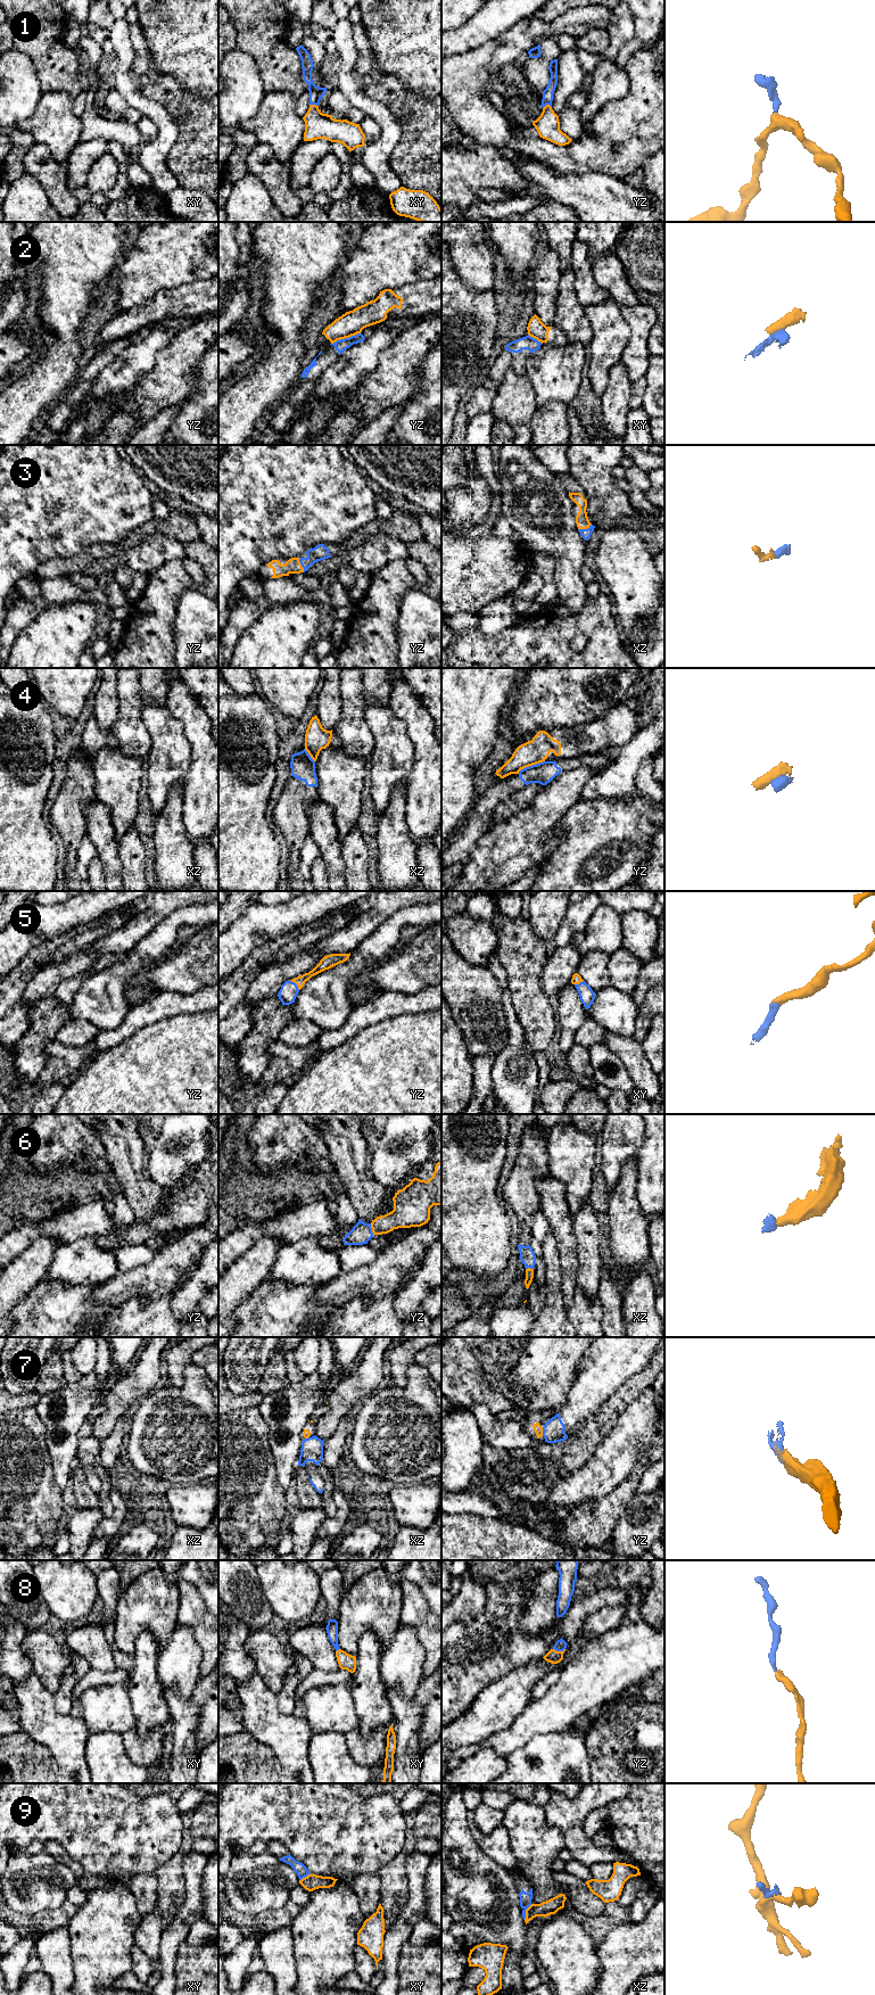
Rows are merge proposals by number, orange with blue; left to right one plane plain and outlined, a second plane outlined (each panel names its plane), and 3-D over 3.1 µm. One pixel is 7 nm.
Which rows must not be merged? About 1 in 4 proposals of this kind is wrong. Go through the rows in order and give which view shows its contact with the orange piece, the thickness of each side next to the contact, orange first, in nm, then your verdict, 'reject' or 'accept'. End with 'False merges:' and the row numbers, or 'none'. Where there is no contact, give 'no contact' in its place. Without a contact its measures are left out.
1: contact in xy; calibres 190 and 100 nm; accept
2: contact in yz; calibres 170 and 90 nm; reject
3: contact in yz; calibres 110 and 100 nm; accept
4: contact in yz; calibres 170 and 160 nm; reject
5: contact in yz; calibres 80 and 130 nm; accept
6: contact in yz; calibres 180 and 150 nm; accept
7: contact in yz; calibres 60 and 140 nm; accept
8: contact in yz; calibres 90 and 80 nm; accept
9: contact in xz; calibres 110 and 80 nm; reject
False merges: 2, 4, 9

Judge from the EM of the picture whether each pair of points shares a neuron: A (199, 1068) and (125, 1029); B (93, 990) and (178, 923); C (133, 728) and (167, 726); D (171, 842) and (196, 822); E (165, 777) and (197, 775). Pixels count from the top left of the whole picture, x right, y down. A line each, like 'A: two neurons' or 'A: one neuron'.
A: two neurons
B: one neuron
C: two neurons
D: two neurons
E: two neurons

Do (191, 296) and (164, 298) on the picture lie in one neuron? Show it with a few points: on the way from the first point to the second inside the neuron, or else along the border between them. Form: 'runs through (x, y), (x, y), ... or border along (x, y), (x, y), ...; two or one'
runs through (184, 298), (171, 298); one

